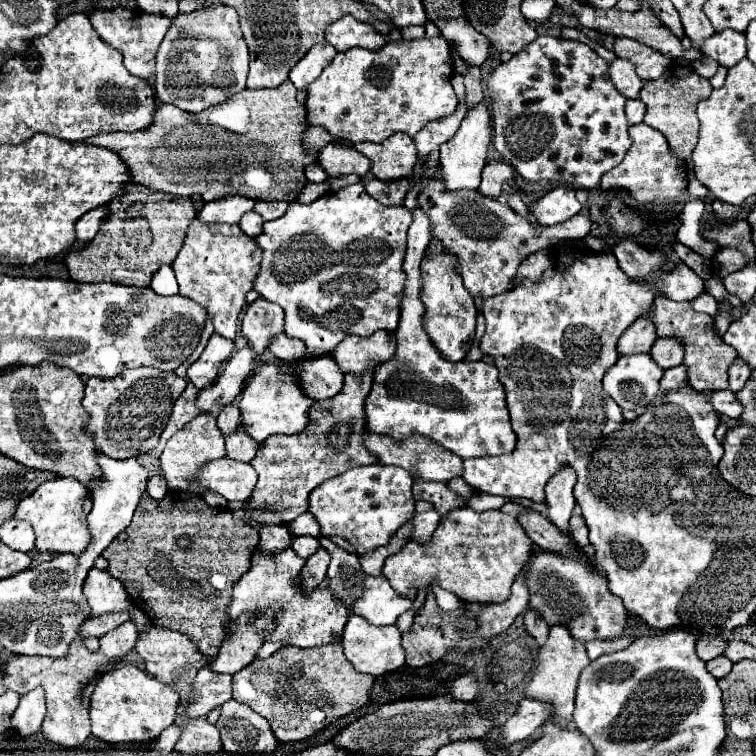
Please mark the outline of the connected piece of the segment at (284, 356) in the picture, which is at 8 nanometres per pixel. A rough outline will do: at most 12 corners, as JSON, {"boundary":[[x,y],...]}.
{"boundary":[[276,334],[268,350],[284,362],[304,354],[304,342]]}

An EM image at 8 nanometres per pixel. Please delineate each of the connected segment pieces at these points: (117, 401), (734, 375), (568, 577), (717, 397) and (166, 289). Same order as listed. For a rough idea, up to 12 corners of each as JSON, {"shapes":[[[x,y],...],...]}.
{"shapes":[[[88,378],[88,434],[110,458],[158,444],[186,380]],[[744,360],[730,366],[730,388],[738,390],[748,382],[750,372]],[[538,552],[530,608],[578,640],[610,640],[628,612],[580,560]],[[714,390],[708,402],[718,414],[738,418],[742,404],[726,390]],[[162,266],[152,284],[156,294],[178,294],[174,270]]]}

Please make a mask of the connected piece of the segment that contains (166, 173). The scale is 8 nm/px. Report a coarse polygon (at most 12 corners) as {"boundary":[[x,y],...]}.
{"boundary":[[290,80],[200,114],[160,104],[104,146],[204,202],[294,202],[318,160]]}

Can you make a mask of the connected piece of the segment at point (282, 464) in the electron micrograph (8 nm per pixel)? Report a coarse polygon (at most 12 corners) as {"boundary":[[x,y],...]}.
{"boundary":[[372,372],[312,406],[296,436],[270,436],[250,462],[254,524],[288,524],[310,492],[376,464],[364,446]]}

